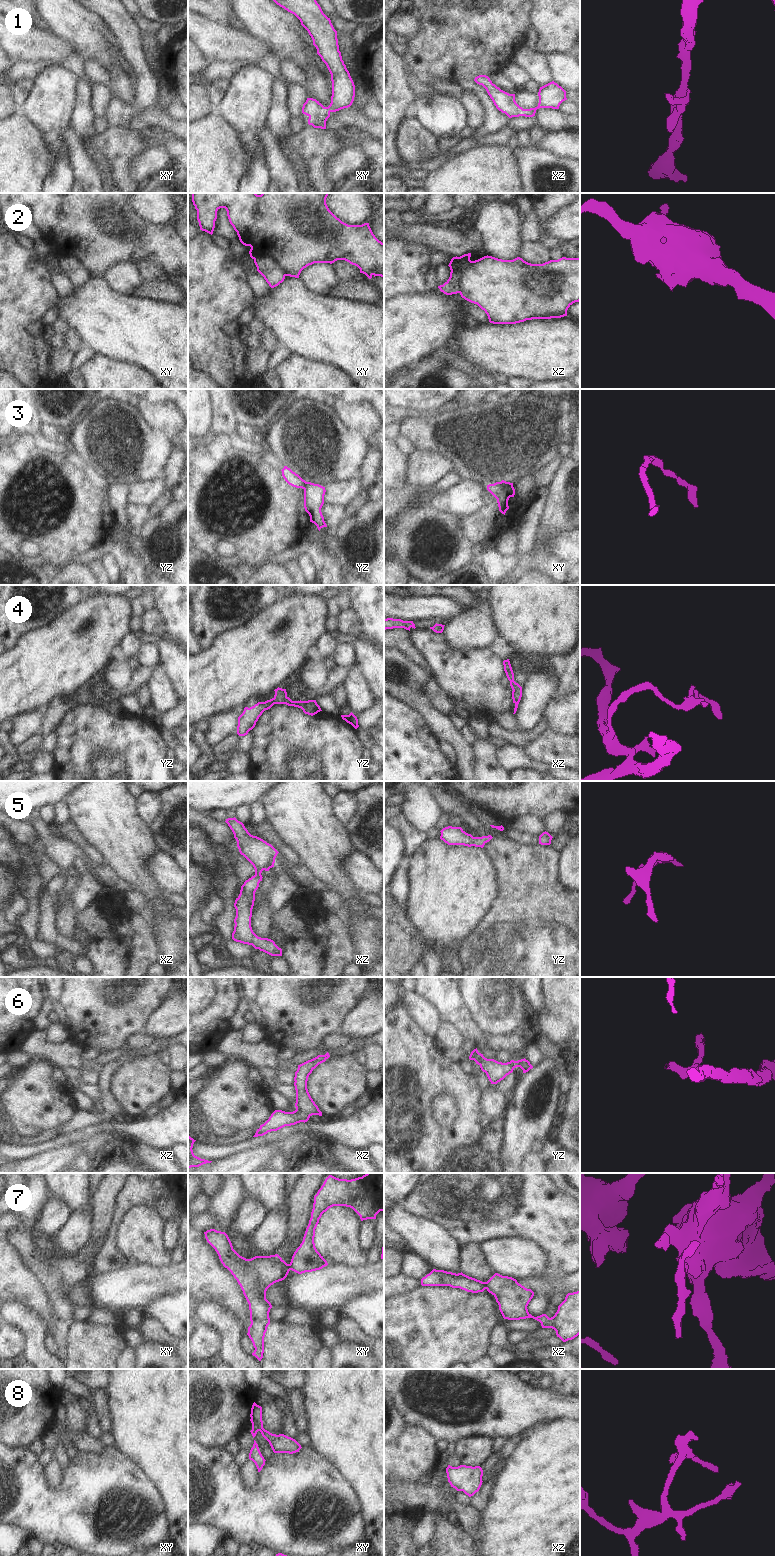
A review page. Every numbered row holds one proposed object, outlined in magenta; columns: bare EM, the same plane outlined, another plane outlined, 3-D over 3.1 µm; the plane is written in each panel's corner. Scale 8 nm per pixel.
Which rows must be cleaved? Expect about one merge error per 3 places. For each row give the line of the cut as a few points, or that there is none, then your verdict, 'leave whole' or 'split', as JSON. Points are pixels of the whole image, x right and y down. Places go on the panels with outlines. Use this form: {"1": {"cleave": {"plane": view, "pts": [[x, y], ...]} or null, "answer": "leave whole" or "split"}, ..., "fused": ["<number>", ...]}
{"1": {"cleave": null, "answer": "leave whole"}, "2": {"cleave": {"plane": "xz", "pts": [[464, 259], [466, 265], [459, 271], [459, 292]]}, "answer": "split"}, "3": {"cleave": {"plane": "xy", "pts": [[500, 482], [507, 489], [512, 487]]}, "answer": "split"}, "4": {"cleave": null, "answer": "leave whole"}, "5": {"cleave": null, "answer": "leave whole"}, "6": {"cleave": null, "answer": "leave whole"}, "7": {"cleave": {"plane": "xz", "pts": [[485, 1282], [486, 1288]]}, "answer": "split"}, "8": {"cleave": null, "answer": "leave whole"}, "fused": ["2", "3", "7"]}

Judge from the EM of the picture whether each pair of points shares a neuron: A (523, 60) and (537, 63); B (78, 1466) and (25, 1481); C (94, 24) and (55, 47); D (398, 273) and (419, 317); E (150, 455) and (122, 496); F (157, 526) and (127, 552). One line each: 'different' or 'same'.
A: same
B: same
C: different
D: different
E: different
F: different

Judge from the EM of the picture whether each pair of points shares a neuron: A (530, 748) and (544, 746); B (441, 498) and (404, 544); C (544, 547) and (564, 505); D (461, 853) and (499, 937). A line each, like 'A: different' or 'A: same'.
A: same
B: different
C: same
D: different

